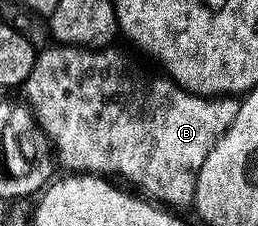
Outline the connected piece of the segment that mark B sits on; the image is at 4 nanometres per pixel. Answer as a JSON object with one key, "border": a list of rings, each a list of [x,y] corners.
{"border":[[[51,44],[35,56],[32,71],[20,87],[21,96],[25,104],[34,110],[38,128],[48,135],[61,168],[63,165],[71,174],[93,173],[107,179],[123,177],[139,185],[147,198],[163,206],[189,206],[194,200],[200,167],[204,167],[208,151],[212,151],[224,131],[232,127],[239,98],[190,93],[161,72],[141,69],[136,58],[114,48],[84,49],[80,45]]]}

